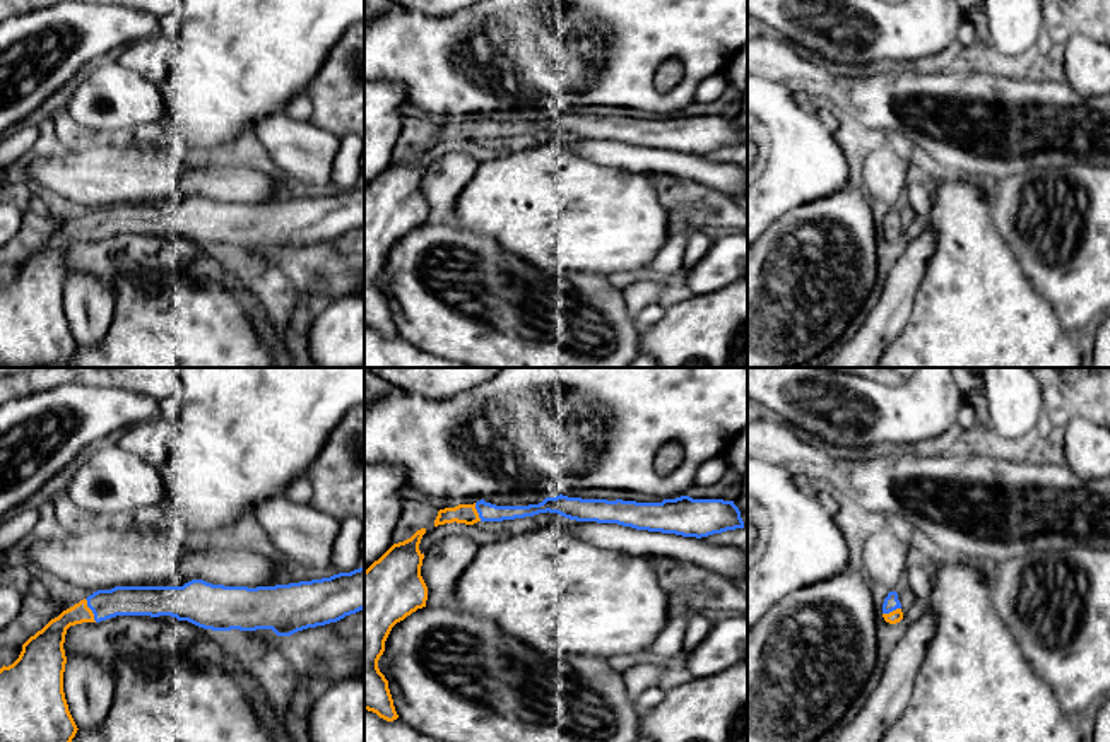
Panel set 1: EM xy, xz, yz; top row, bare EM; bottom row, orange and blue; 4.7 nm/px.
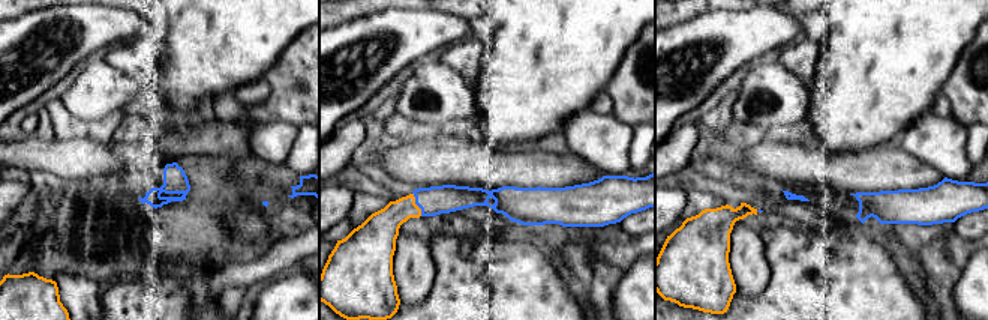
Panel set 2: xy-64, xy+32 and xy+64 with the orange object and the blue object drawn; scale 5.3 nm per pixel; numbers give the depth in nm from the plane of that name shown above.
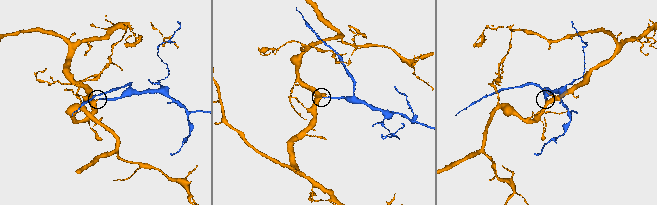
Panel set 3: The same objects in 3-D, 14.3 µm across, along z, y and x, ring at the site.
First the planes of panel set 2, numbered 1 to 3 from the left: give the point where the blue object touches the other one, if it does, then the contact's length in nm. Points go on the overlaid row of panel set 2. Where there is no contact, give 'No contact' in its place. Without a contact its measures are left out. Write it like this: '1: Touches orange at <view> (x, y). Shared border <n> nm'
1: No contact
2: Touches orange at xy+32 (416, 205). Shared border 140 nm
3: No contact

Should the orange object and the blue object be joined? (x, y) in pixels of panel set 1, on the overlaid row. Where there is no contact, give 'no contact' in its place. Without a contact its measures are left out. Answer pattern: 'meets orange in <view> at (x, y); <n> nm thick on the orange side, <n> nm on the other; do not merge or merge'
meets orange in xy at (91, 611); 140 nm thick on the orange side, 140 nm on the other; merge

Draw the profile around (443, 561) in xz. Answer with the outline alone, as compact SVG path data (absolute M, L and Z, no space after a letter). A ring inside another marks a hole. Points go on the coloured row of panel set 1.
M453 533L433 544L422 559L421 576L428 586L426 607L455 609L457 578L472 562L479 545L469 533Z

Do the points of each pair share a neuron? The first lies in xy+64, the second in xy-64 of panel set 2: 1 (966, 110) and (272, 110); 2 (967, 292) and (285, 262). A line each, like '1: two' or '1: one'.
1: one
2: two

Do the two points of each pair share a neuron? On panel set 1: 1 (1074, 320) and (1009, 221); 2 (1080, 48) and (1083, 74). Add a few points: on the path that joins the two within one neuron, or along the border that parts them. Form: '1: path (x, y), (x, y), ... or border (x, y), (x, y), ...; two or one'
1: path (1074, 296), (1074, 286), (1033, 245); one
2: path (1081, 55), (1083, 67); one

